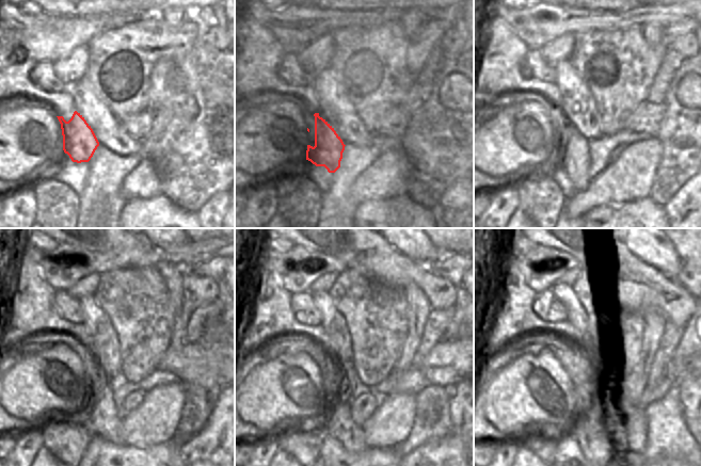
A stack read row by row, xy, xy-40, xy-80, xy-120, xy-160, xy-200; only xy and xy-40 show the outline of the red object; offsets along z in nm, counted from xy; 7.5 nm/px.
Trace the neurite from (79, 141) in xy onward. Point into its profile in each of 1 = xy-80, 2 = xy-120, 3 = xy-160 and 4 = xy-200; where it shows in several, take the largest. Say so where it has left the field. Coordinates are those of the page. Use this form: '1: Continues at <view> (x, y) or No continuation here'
1: Continues at xy-80 (571, 153)
2: Continues at xy-120 (101, 420)
3: Continues at xy-160 (336, 418)
4: Continues at xy-200 (593, 445)

